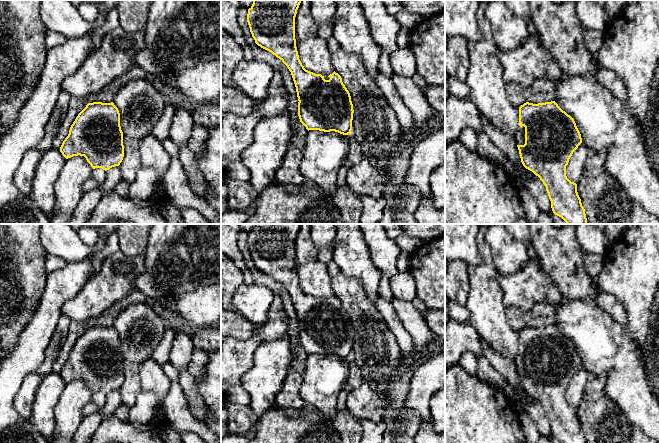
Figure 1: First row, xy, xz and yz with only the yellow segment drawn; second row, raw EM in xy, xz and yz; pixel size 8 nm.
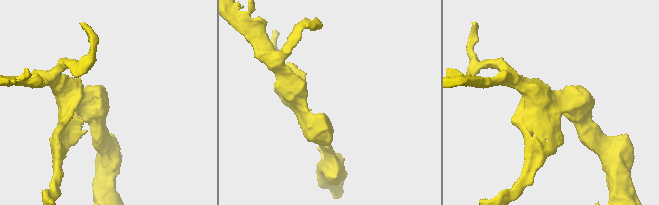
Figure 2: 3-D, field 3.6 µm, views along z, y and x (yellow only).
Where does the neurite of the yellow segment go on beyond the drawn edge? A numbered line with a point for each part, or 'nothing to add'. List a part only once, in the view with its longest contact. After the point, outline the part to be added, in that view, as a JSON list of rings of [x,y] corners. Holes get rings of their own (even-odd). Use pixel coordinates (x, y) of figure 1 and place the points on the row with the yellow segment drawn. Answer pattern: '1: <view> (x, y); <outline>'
1: yz (520, 134); [[[518,127],[518,130],[515,135],[515,141],[517,145],[524,145],[525,144],[525,127]]]

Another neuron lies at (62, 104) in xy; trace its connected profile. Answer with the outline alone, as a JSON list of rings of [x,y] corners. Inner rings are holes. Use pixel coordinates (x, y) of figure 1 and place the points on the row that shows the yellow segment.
[[[61,92],[59,95],[55,108],[52,111],[51,117],[45,127],[45,135],[40,143],[34,148],[39,152],[46,152],[52,148],[53,139],[55,138],[58,129],[67,114],[69,101],[71,95],[67,92]]]

